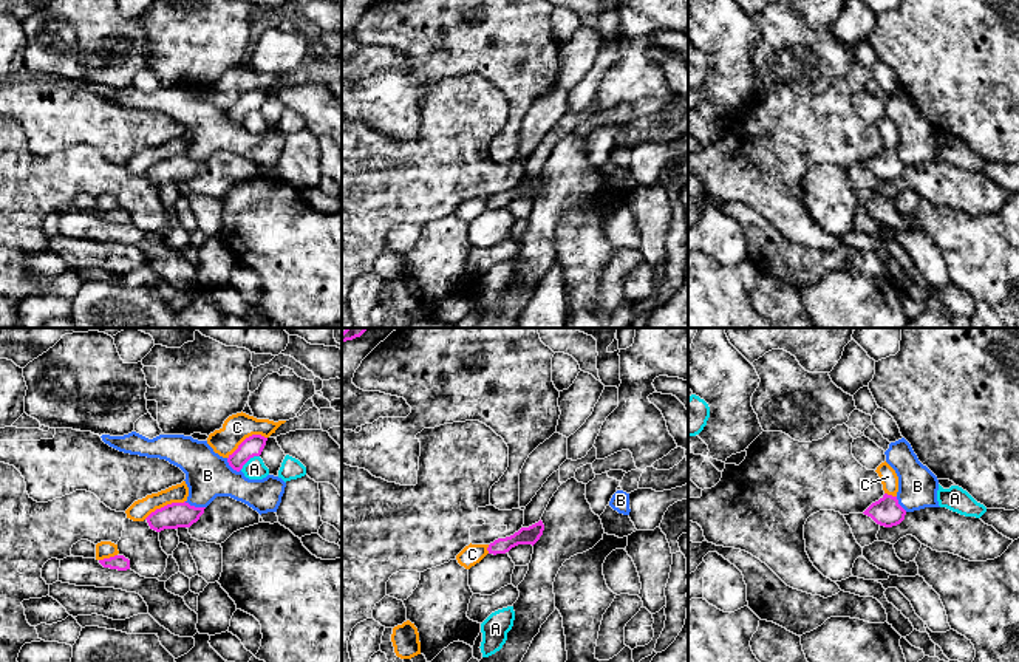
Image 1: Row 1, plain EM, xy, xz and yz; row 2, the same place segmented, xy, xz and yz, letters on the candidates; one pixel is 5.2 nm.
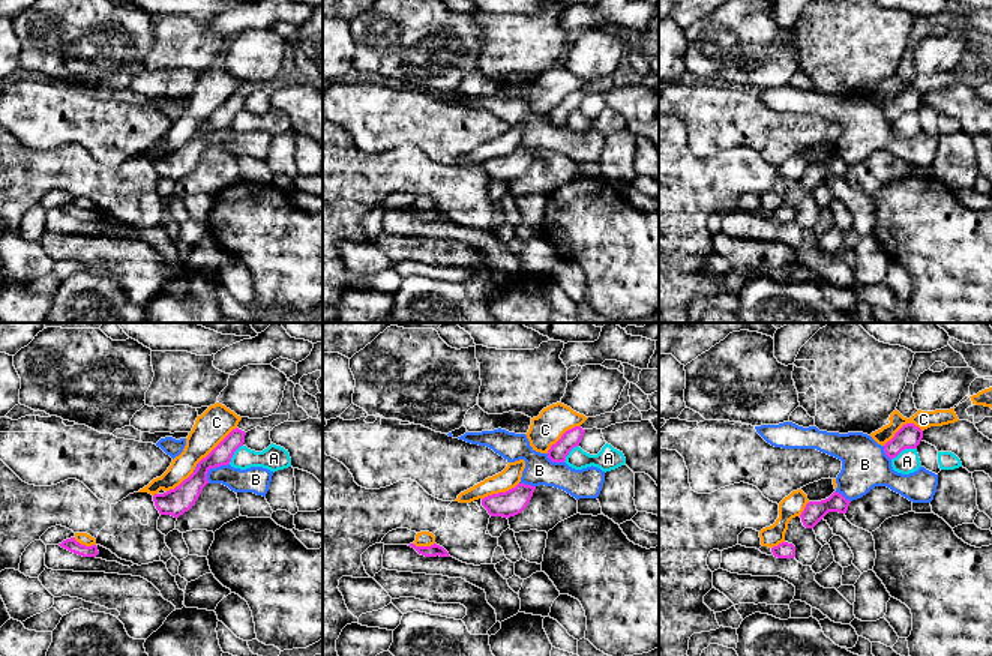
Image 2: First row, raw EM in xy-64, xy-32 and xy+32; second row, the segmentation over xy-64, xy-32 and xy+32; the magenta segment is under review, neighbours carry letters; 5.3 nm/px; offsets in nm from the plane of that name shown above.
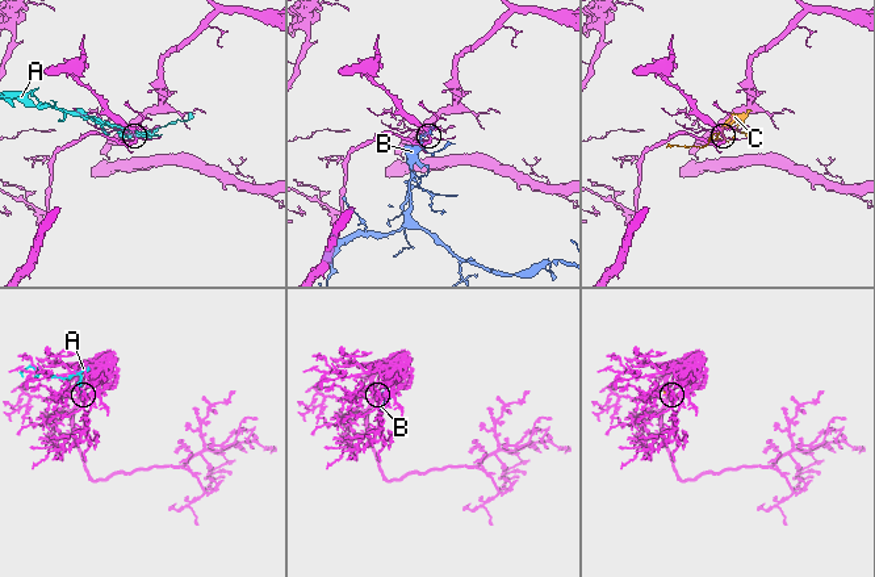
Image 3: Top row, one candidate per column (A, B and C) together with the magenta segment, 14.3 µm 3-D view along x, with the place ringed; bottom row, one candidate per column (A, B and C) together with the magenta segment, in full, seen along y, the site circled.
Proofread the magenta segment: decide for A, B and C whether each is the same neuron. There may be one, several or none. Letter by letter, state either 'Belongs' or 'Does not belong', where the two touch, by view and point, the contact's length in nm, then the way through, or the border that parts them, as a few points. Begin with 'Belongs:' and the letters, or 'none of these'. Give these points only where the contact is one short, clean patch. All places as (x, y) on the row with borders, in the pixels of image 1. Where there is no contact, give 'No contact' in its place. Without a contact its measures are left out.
Belongs: none of these
A: Does not belong. Touches magenta at xy (249, 458). Shared border 130 nm
B: Does not belong. Touches magenta at xy (194, 506). Shared border 120 nm
C: Does not belong. Touches magenta at xy (246, 438). Shared border 240 nm

